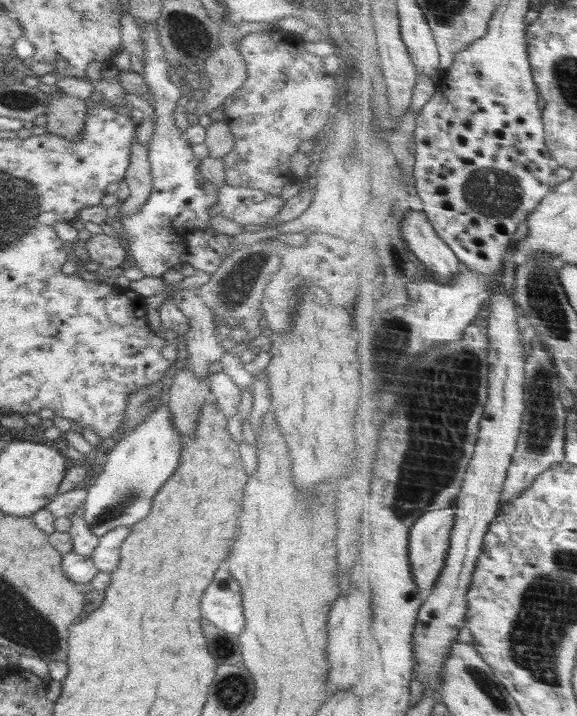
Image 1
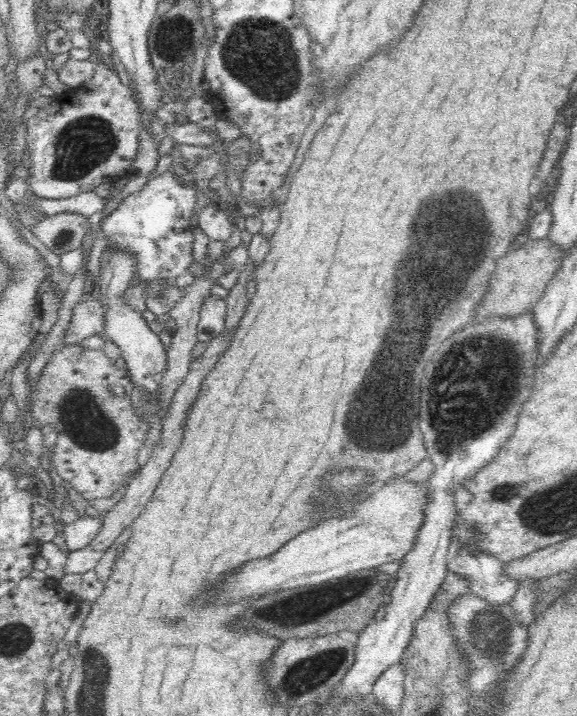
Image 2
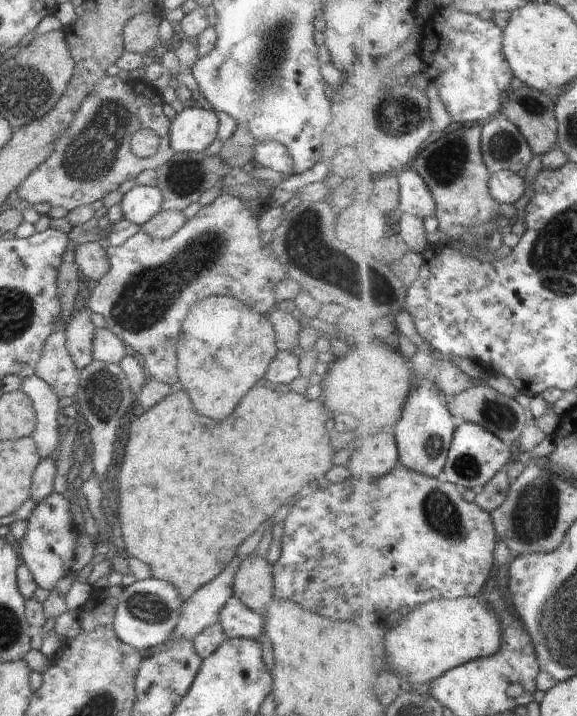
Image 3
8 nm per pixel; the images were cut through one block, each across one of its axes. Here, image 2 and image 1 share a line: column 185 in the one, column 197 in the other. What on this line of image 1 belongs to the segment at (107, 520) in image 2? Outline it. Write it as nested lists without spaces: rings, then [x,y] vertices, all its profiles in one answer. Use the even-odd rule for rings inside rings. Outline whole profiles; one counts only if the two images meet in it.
[[[183,366],[170,381],[167,400],[174,429],[181,435],[192,436],[198,430],[200,411],[209,403],[215,403],[215,395],[206,382],[194,376]]]

